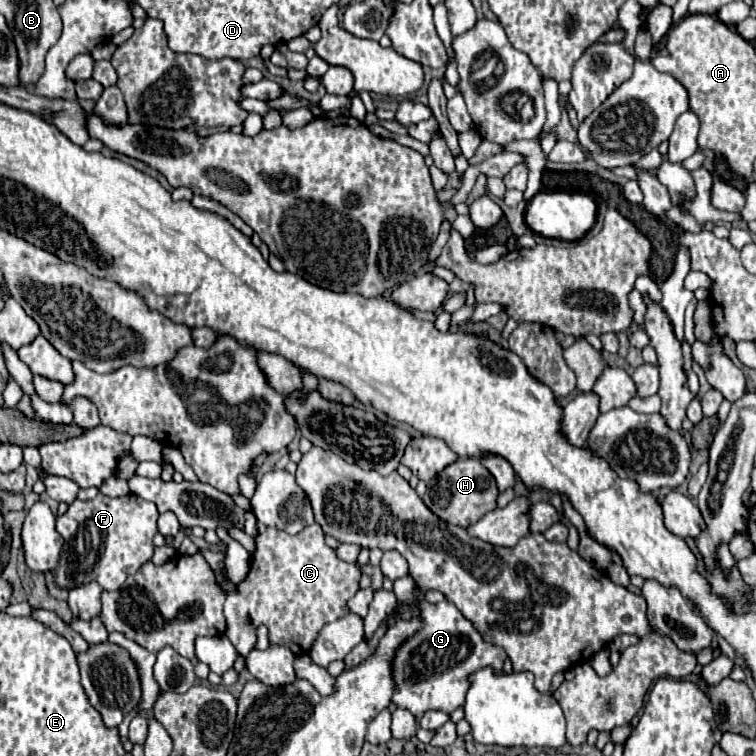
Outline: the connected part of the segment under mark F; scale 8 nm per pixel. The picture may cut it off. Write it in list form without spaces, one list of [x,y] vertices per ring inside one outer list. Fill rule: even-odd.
[[[97,494],[93,500],[75,500],[67,514],[57,518],[57,532],[63,536],[65,544],[57,568],[53,570],[53,580],[63,590],[73,590],[77,586],[99,582],[103,590],[117,590],[127,580],[129,574],[137,572],[153,556],[153,536],[157,530],[159,512],[153,504],[139,498],[137,494],[125,494],[119,498],[109,498]]]

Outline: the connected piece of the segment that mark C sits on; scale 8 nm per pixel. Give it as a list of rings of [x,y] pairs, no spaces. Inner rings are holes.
[[[311,524],[293,536],[277,528],[263,528],[255,542],[257,552],[249,574],[239,584],[239,592],[231,592],[225,600],[225,636],[241,656],[247,656],[255,646],[257,626],[265,624],[271,644],[287,646],[295,654],[307,654],[317,632],[327,622],[347,614],[345,602],[359,590],[361,572],[357,564],[337,560],[333,548],[325,546],[319,524]],[[247,616],[253,624],[245,622]]]

